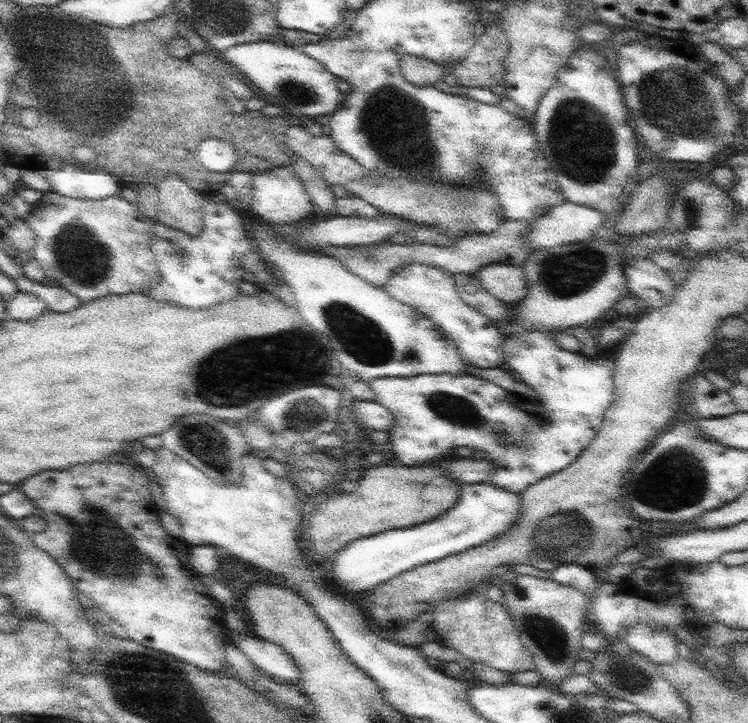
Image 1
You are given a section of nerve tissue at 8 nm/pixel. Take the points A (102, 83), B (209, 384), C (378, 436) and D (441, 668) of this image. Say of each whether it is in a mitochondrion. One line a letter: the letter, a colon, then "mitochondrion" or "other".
A: mitochondrion
B: mitochondrion
C: other
D: other

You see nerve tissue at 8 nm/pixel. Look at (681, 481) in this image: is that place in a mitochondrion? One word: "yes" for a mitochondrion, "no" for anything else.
yes

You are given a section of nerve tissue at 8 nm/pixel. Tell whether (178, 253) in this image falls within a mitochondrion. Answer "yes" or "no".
yes

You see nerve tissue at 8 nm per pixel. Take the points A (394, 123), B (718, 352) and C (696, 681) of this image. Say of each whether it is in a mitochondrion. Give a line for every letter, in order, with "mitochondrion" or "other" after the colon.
A: mitochondrion
B: other
C: other

